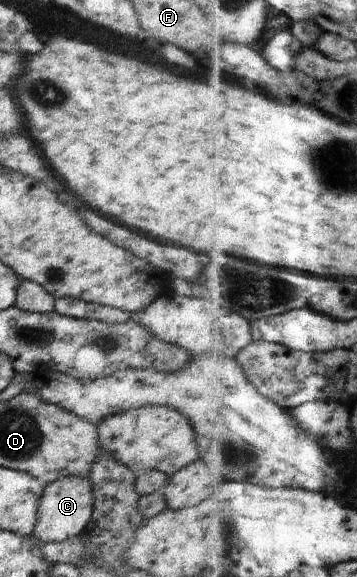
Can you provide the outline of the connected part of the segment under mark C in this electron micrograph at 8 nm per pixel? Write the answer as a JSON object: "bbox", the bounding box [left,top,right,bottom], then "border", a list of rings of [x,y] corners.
{"bbox":[32,477,93,543],"border":[[[63,477],[48,484],[38,504],[37,522],[32,534],[42,543],[63,542],[80,535],[89,524],[93,514],[93,491],[90,479]]]}

